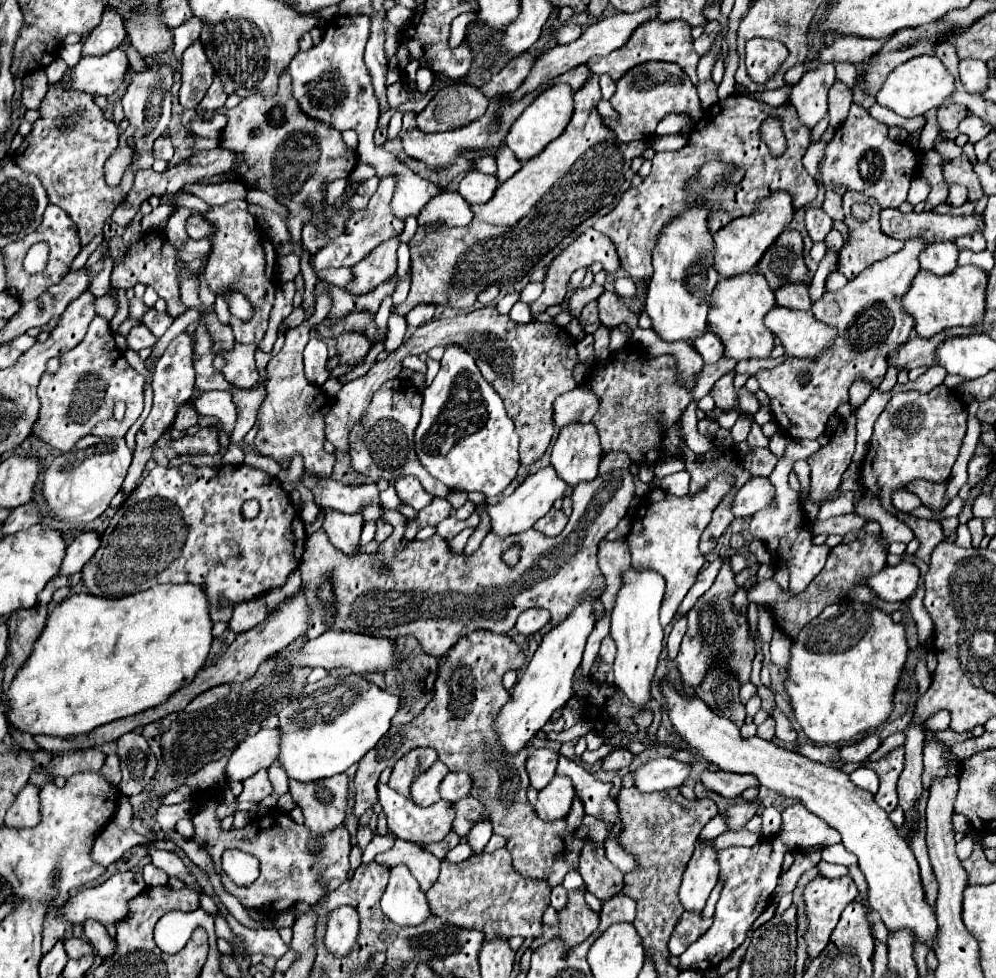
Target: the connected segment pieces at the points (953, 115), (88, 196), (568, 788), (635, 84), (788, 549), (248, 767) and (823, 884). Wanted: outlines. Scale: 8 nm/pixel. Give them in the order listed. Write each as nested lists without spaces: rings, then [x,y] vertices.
[[[947,105],[937,109],[937,123],[941,131],[955,131],[965,117],[967,117],[965,105]]]
[[[49,87],[39,107],[41,119],[33,123],[31,133],[15,151],[15,161],[27,173],[33,173],[43,183],[49,203],[67,211],[79,229],[81,245],[89,245],[101,233],[113,209],[125,199],[119,187],[107,187],[103,179],[103,163],[119,143],[119,129],[107,121],[95,103],[95,95],[83,91],[63,91]]]
[[[555,775],[553,781],[539,791],[535,811],[543,821],[553,823],[569,813],[573,799],[575,799],[575,789],[571,785],[571,779]]]
[[[641,63],[627,71],[623,79],[617,81],[615,95],[611,97],[615,111],[621,115],[619,123],[603,119],[607,127],[611,127],[619,141],[649,141],[655,135],[657,123],[667,113],[689,113],[695,121],[701,119],[701,103],[691,79],[687,79],[685,71],[675,63]]]
[[[793,439],[785,448],[783,458],[780,459],[771,475],[769,475],[769,481],[771,485],[775,487],[775,499],[771,503],[771,507],[765,507],[763,511],[757,511],[753,517],[751,517],[751,523],[749,523],[749,531],[755,539],[761,539],[771,557],[773,557],[773,565],[781,565],[781,563],[789,563],[791,565],[791,579],[789,579],[789,589],[793,593],[797,591],[803,591],[811,581],[813,577],[823,569],[825,565],[825,559],[829,555],[829,547],[827,545],[815,545],[811,543],[811,527],[809,527],[809,521],[805,519],[805,513],[801,511],[799,507],[799,493],[789,489],[789,473],[793,469],[793,464],[797,460],[806,460],[813,453],[818,451],[820,444],[817,440],[808,439]]]
[[[261,729],[249,735],[227,763],[227,779],[243,781],[279,759],[279,729]]]
[[[849,875],[839,879],[827,879],[827,877],[815,877],[807,883],[803,891],[805,899],[805,915],[807,915],[807,929],[805,929],[805,943],[807,943],[807,955],[809,959],[815,959],[829,943],[831,931],[835,929],[835,923],[839,923],[839,915],[847,907],[849,901],[857,897],[857,887]]]

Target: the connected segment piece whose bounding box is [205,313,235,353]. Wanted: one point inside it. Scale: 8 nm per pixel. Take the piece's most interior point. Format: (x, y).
(222, 337)

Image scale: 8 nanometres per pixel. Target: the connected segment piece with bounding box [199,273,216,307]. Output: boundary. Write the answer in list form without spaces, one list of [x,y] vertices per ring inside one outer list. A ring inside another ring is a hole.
[[[203,273],[199,274],[200,279],[200,292],[199,298],[203,302],[205,307],[209,307],[214,304],[216,295],[210,291],[207,282],[203,279]]]

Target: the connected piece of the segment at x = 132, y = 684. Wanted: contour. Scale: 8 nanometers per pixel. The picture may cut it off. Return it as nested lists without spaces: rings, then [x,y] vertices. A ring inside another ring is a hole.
[[[195,583],[159,585],[159,587],[151,587],[147,591],[139,591],[135,595],[129,595],[129,597],[121,597],[121,599],[103,599],[103,597],[93,597],[89,593],[75,593],[71,597],[67,597],[65,601],[61,601],[53,609],[41,637],[35,643],[35,649],[33,649],[31,657],[27,659],[23,669],[19,669],[19,673],[15,675],[15,681],[11,683],[7,695],[3,697],[7,721],[13,727],[17,727],[21,731],[27,731],[31,735],[47,733],[47,735],[57,735],[57,737],[71,737],[71,735],[89,733],[99,725],[105,725],[105,723],[111,723],[115,719],[123,719],[123,717],[141,713],[145,709],[157,707],[159,703],[165,703],[175,691],[179,691],[179,687],[185,687],[187,683],[191,683],[191,679],[195,679],[195,675],[205,665],[211,643],[213,643],[213,621],[209,617],[207,593],[205,593],[205,587],[195,587]]]

